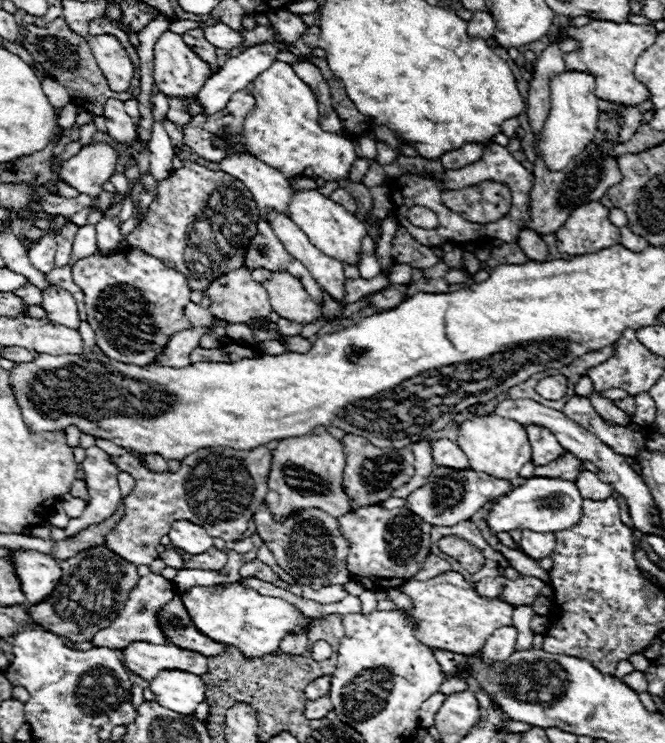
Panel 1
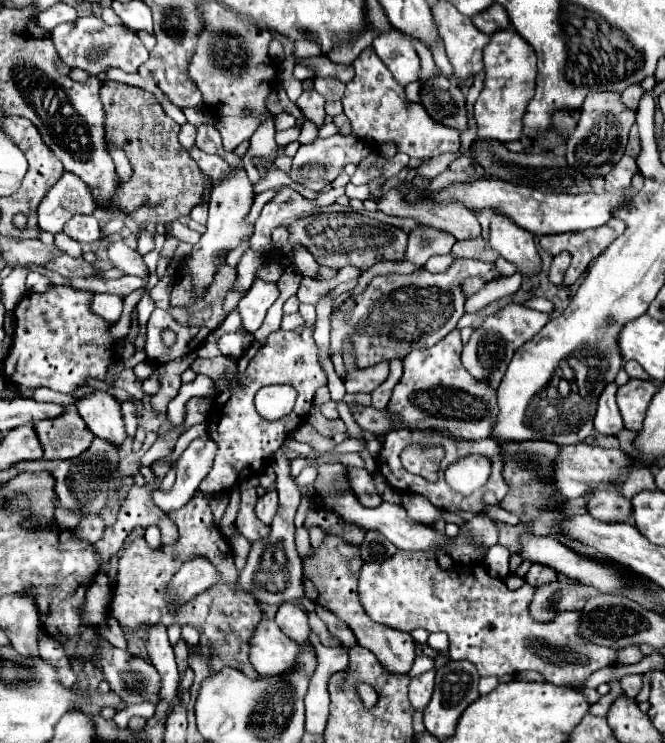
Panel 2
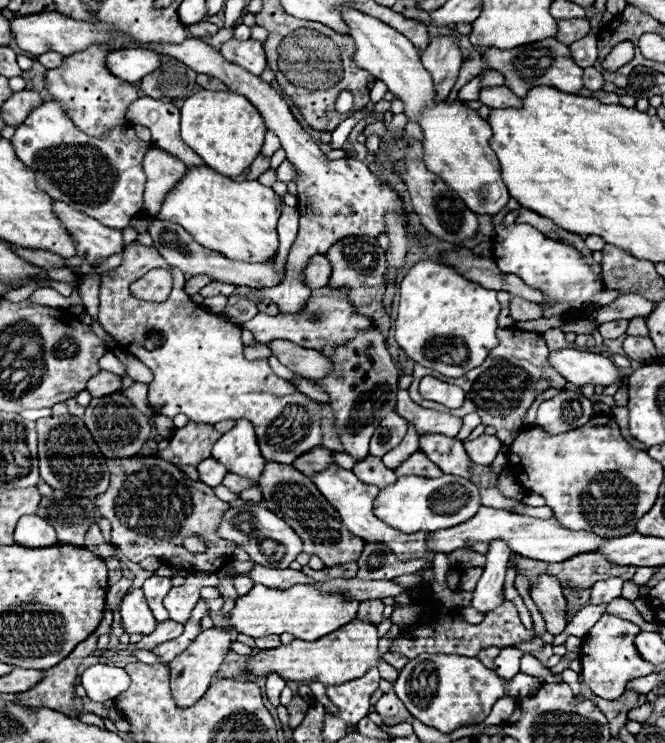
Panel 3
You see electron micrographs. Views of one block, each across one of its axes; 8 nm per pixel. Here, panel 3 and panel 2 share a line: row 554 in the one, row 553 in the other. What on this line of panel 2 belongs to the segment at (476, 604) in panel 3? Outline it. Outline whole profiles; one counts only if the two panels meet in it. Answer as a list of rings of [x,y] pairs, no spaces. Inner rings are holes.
[[[496,544],[496,546],[492,546],[488,552],[486,552],[486,556],[484,556],[484,566],[486,566],[486,570],[490,570],[490,574],[494,576],[494,578],[506,578],[508,576],[508,558],[510,558],[510,552],[504,548],[504,546],[500,546],[500,544]]]

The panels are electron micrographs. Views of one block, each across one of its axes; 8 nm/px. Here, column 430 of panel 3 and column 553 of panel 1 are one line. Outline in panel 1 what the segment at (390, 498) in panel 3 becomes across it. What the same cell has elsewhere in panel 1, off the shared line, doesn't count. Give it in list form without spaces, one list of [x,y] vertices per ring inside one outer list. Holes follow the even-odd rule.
[[[528,478],[522,486],[504,494],[492,504],[486,524],[492,532],[510,530],[534,530],[534,532],[558,532],[578,524],[582,516],[582,496],[574,482],[560,478]]]

